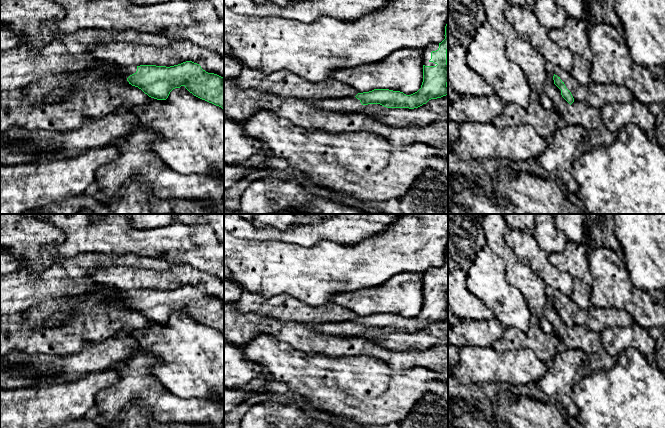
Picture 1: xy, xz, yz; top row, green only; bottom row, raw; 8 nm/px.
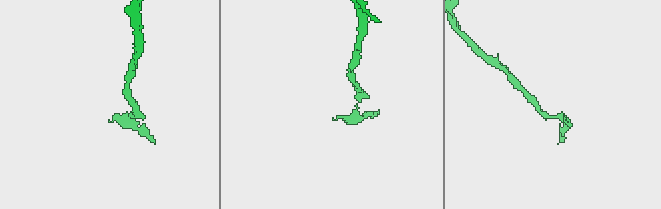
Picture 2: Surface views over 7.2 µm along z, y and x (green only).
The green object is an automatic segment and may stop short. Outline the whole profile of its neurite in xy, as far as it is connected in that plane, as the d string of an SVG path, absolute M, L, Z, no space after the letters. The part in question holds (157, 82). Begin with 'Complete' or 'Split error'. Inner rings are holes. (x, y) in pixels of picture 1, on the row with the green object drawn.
Split error. M192 61L170 67L127 66L122 73L129 84L151 98L166 100L173 89L184 86L194 96L224 109L224 77L208 73Z

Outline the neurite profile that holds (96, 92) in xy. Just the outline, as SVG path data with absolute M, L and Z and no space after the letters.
M100 60L95 68L86 69L84 72L76 72L71 76L55 76L42 83L31 84L19 99L0 99L0 132L12 126L29 131L46 129L65 132L80 127L86 119L98 119L108 115L118 107L131 110L134 106L148 103L151 97L127 81L128 77L122 73L123 68L112 62ZM59 89L70 90L70 96L53 104L43 102L44 97Z

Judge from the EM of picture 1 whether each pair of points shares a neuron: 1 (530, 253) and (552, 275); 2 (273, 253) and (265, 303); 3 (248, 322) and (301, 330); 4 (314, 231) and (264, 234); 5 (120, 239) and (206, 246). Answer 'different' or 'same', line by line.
1: same
2: different
3: same
4: same
5: same

